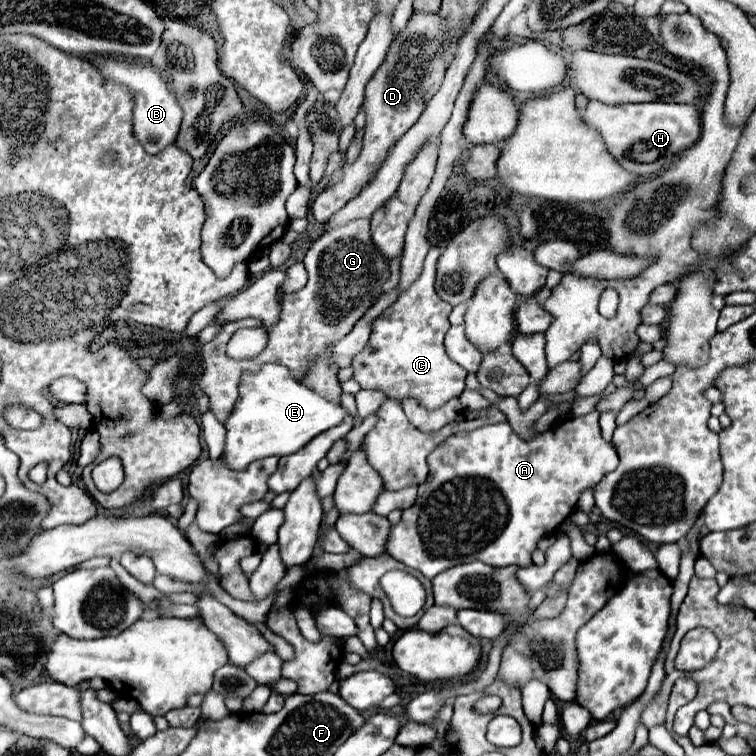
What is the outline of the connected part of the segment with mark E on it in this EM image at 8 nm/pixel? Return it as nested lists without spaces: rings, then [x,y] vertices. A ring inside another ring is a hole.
[[[265,364],[255,374],[243,374],[239,400],[225,422],[227,444],[223,458],[233,470],[247,468],[253,460],[265,456],[287,456],[303,448],[317,434],[339,426],[349,412],[341,404],[325,400],[291,376],[285,366]]]

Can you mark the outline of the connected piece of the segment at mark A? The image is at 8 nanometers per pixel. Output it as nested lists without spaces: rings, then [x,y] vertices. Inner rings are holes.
[[[589,412],[585,416],[573,416],[573,418],[565,418],[563,422],[557,422],[553,424],[547,432],[539,434],[537,438],[525,442],[521,440],[511,428],[507,422],[501,422],[501,424],[495,424],[495,426],[483,426],[483,428],[477,428],[477,430],[471,430],[471,432],[457,432],[455,436],[449,436],[443,444],[439,444],[431,454],[429,454],[429,476],[427,480],[419,486],[419,496],[417,496],[417,502],[403,510],[403,518],[399,524],[391,526],[391,536],[389,536],[389,542],[387,542],[387,552],[397,558],[399,562],[403,562],[405,566],[409,568],[415,568],[419,572],[423,572],[427,578],[435,578],[439,572],[455,566],[455,564],[463,564],[463,562],[471,562],[471,560],[481,560],[485,564],[491,564],[491,566],[511,566],[511,564],[517,564],[517,566],[531,566],[531,552],[537,548],[537,542],[543,538],[543,536],[549,536],[553,534],[555,530],[559,530],[559,526],[563,524],[565,518],[571,516],[571,512],[575,510],[577,506],[577,500],[579,500],[579,494],[583,492],[583,488],[591,488],[595,484],[601,482],[601,478],[605,474],[609,474],[611,470],[617,468],[619,464],[619,458],[617,458],[617,452],[613,448],[611,442],[605,442],[601,438],[601,428],[599,428],[599,412]]]

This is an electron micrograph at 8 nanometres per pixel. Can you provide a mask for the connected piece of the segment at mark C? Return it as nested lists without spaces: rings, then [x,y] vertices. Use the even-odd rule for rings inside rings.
[[[433,246],[429,250],[429,254],[425,258],[425,264],[423,264],[421,276],[403,294],[399,294],[395,304],[391,304],[379,318],[375,318],[371,322],[369,342],[351,362],[353,378],[361,384],[361,388],[379,390],[387,398],[397,398],[397,400],[415,398],[427,410],[437,410],[445,402],[449,402],[451,398],[459,396],[463,392],[463,388],[465,388],[465,376],[467,376],[467,372],[459,364],[449,360],[449,356],[445,354],[445,346],[443,346],[443,338],[445,338],[445,334],[447,334],[447,330],[451,326],[449,324],[451,306],[447,302],[443,302],[435,292],[435,264],[437,264],[439,254],[441,254],[439,246]]]

